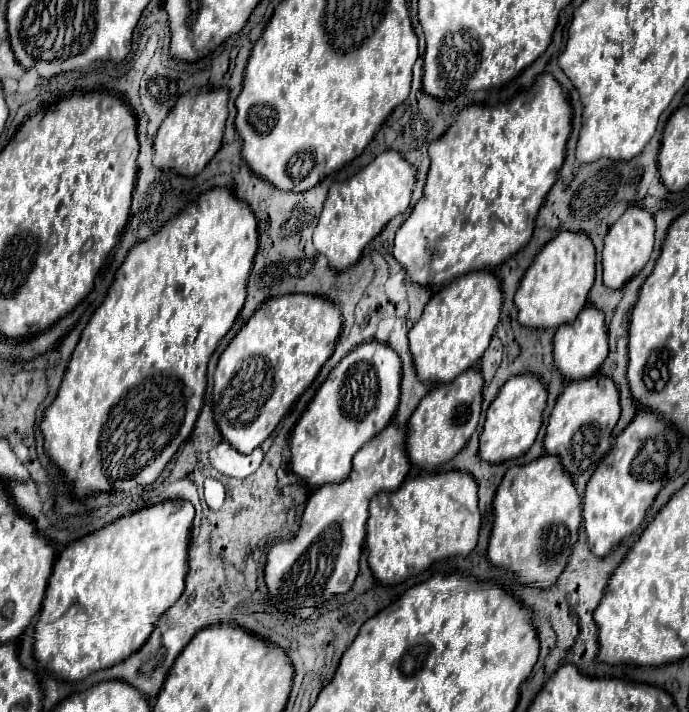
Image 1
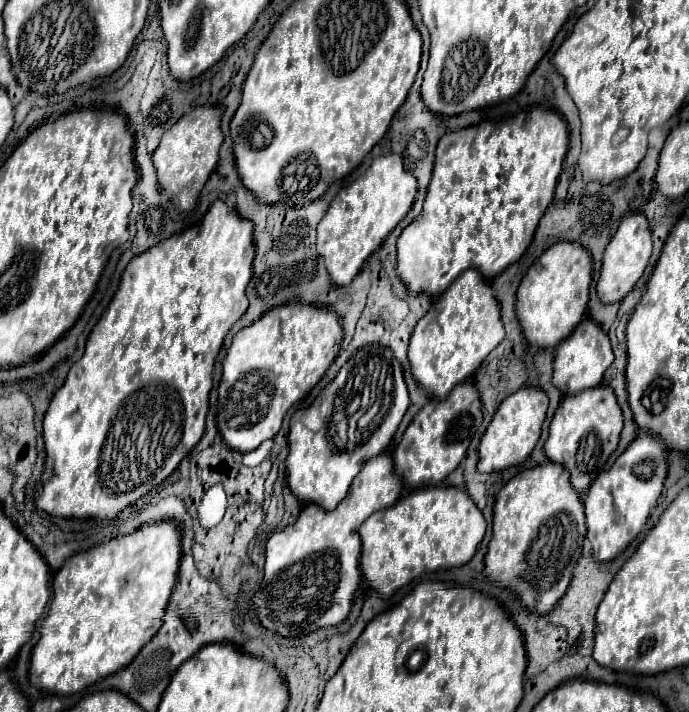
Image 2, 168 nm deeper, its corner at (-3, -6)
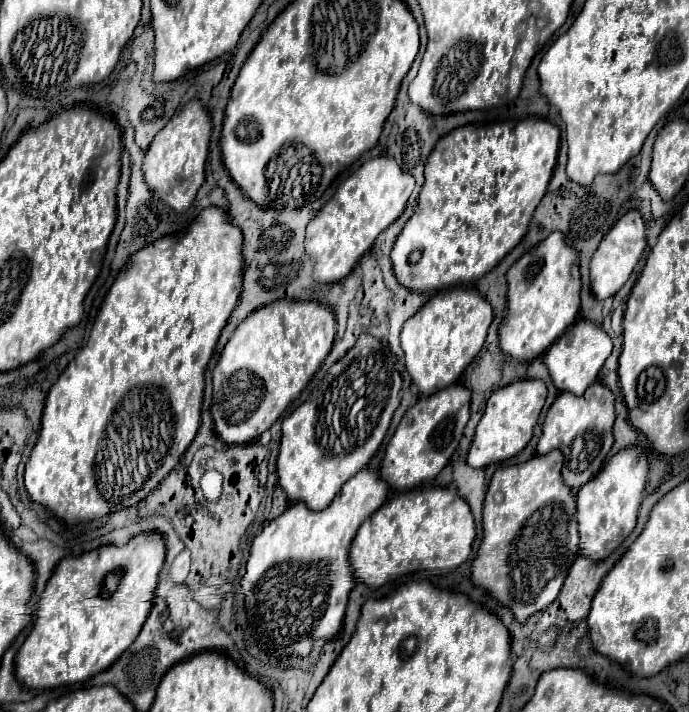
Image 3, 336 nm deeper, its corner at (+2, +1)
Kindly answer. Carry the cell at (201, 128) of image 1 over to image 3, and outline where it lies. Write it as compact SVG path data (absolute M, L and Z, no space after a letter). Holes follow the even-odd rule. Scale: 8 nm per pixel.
M192 100L174 116L174 120L170 120L170 124L166 124L166 128L162 128L162 132L158 132L144 156L142 172L148 188L176 212L186 212L190 208L200 184L204 182L210 130L210 116L198 100Z

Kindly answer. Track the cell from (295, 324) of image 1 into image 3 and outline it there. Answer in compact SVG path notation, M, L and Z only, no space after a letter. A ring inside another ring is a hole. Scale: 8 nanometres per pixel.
M278 300L254 310L230 336L212 376L212 418L226 444L246 444L268 430L306 388L336 338L334 312L318 302Z

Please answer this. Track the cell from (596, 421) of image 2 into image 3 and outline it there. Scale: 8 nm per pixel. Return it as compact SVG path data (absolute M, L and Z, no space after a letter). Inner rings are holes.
M594 382L582 396L560 394L546 414L536 452L546 454L548 450L560 450L564 456L562 478L566 486L570 486L572 490L580 490L604 466L606 454L614 444L612 438L614 420L616 420L614 396L602 382Z

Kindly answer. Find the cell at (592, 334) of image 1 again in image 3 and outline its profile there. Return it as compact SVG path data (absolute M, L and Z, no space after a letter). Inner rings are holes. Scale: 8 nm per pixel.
M578 320L574 322L544 354L544 362L550 370L550 378L554 386L560 392L572 392L576 396L582 396L582 392L598 378L598 372L604 364L604 360L612 352L612 340L602 330L602 326L590 322L590 320Z

